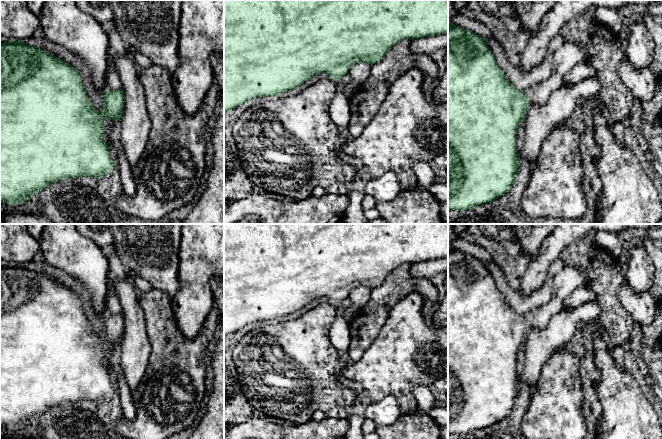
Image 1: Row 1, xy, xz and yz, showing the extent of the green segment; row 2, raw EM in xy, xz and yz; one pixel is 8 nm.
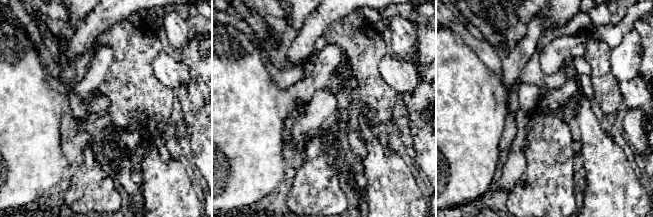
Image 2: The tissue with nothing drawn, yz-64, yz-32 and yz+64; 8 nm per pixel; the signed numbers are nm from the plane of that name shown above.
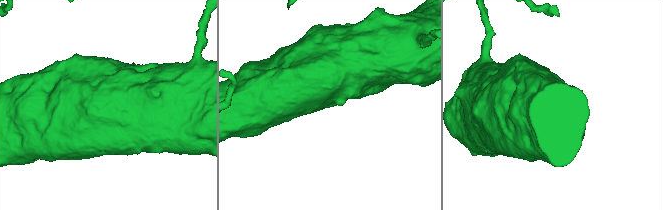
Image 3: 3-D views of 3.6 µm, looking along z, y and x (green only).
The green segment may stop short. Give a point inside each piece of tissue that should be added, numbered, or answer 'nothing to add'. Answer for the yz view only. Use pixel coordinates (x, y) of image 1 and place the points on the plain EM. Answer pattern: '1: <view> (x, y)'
1: yz (569, 278)

